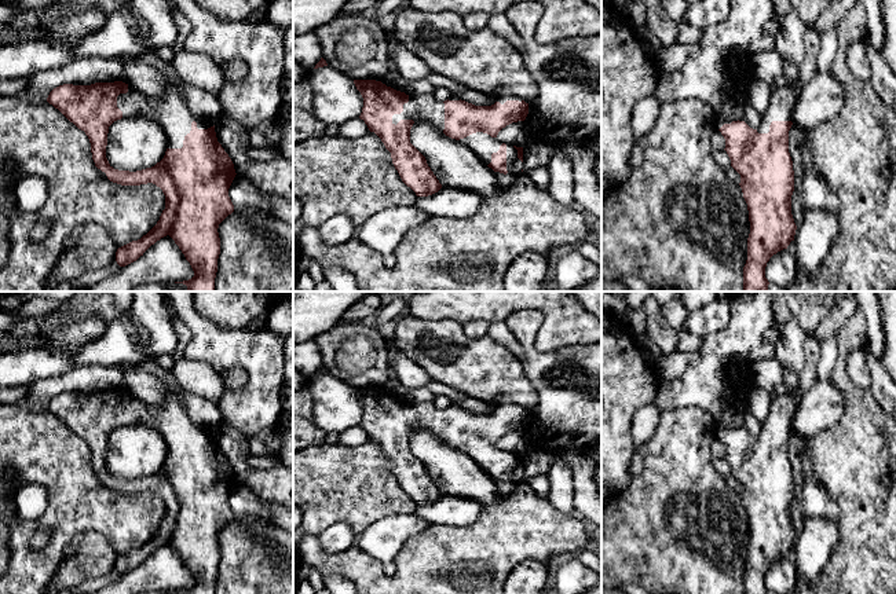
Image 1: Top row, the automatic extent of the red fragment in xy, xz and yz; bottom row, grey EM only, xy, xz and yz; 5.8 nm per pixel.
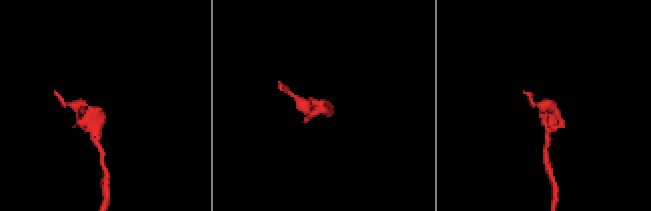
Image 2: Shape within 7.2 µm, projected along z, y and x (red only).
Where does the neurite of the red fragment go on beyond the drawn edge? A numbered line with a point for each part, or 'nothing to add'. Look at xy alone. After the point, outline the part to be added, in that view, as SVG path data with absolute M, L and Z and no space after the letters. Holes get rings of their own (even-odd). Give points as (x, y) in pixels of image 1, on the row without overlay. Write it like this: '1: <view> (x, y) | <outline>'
1: xy (171, 421) | M128 393L128 400L117 404L117 415L122 419L122 426L146 425L157 430L167 444L167 456L183 455L184 444L190 441L193 429L197 430L198 437L213 434L195 425L183 403L173 396L167 397L156 407L158 411L151 412L150 404Z

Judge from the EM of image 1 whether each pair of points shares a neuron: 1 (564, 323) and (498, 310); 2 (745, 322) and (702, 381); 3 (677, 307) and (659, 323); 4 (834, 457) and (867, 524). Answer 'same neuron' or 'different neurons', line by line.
1: same neuron
2: same neuron
3: different neurons
4: same neuron

